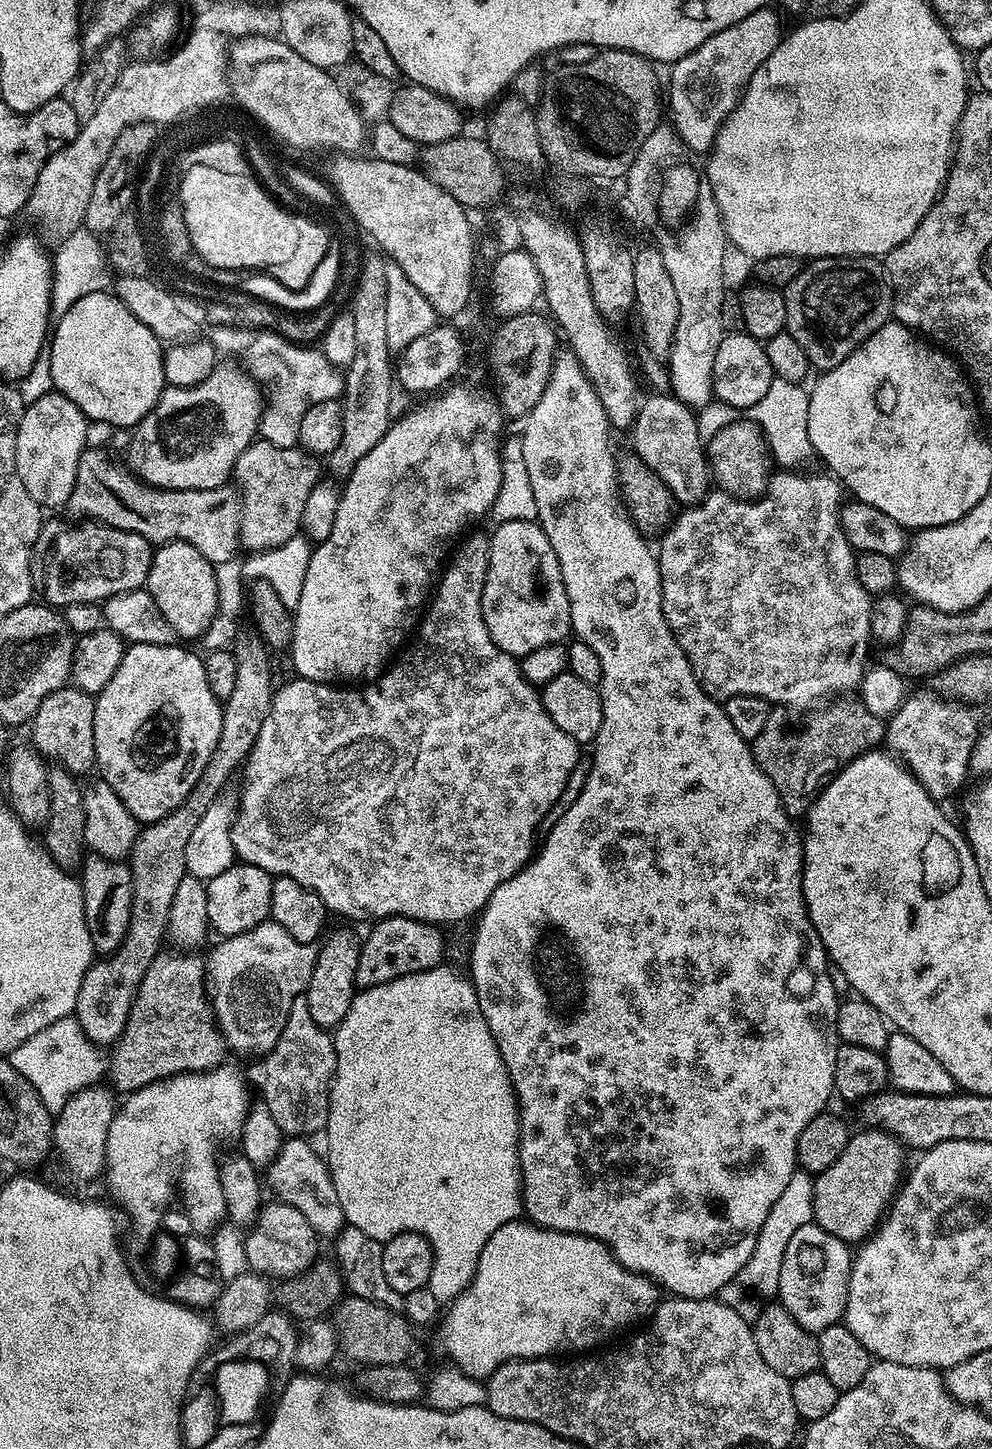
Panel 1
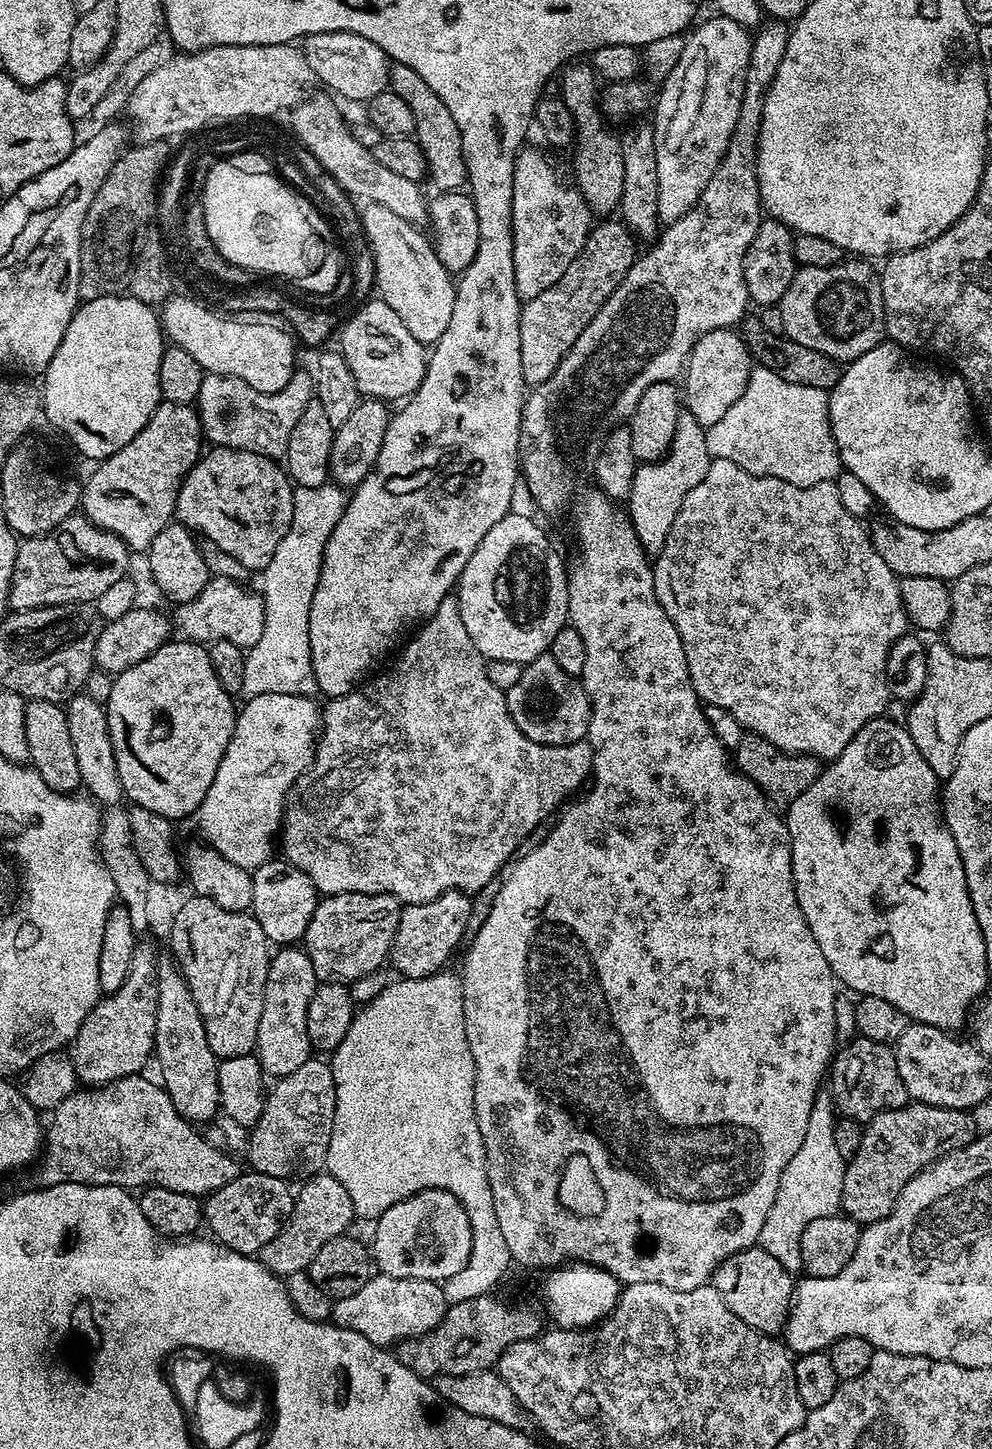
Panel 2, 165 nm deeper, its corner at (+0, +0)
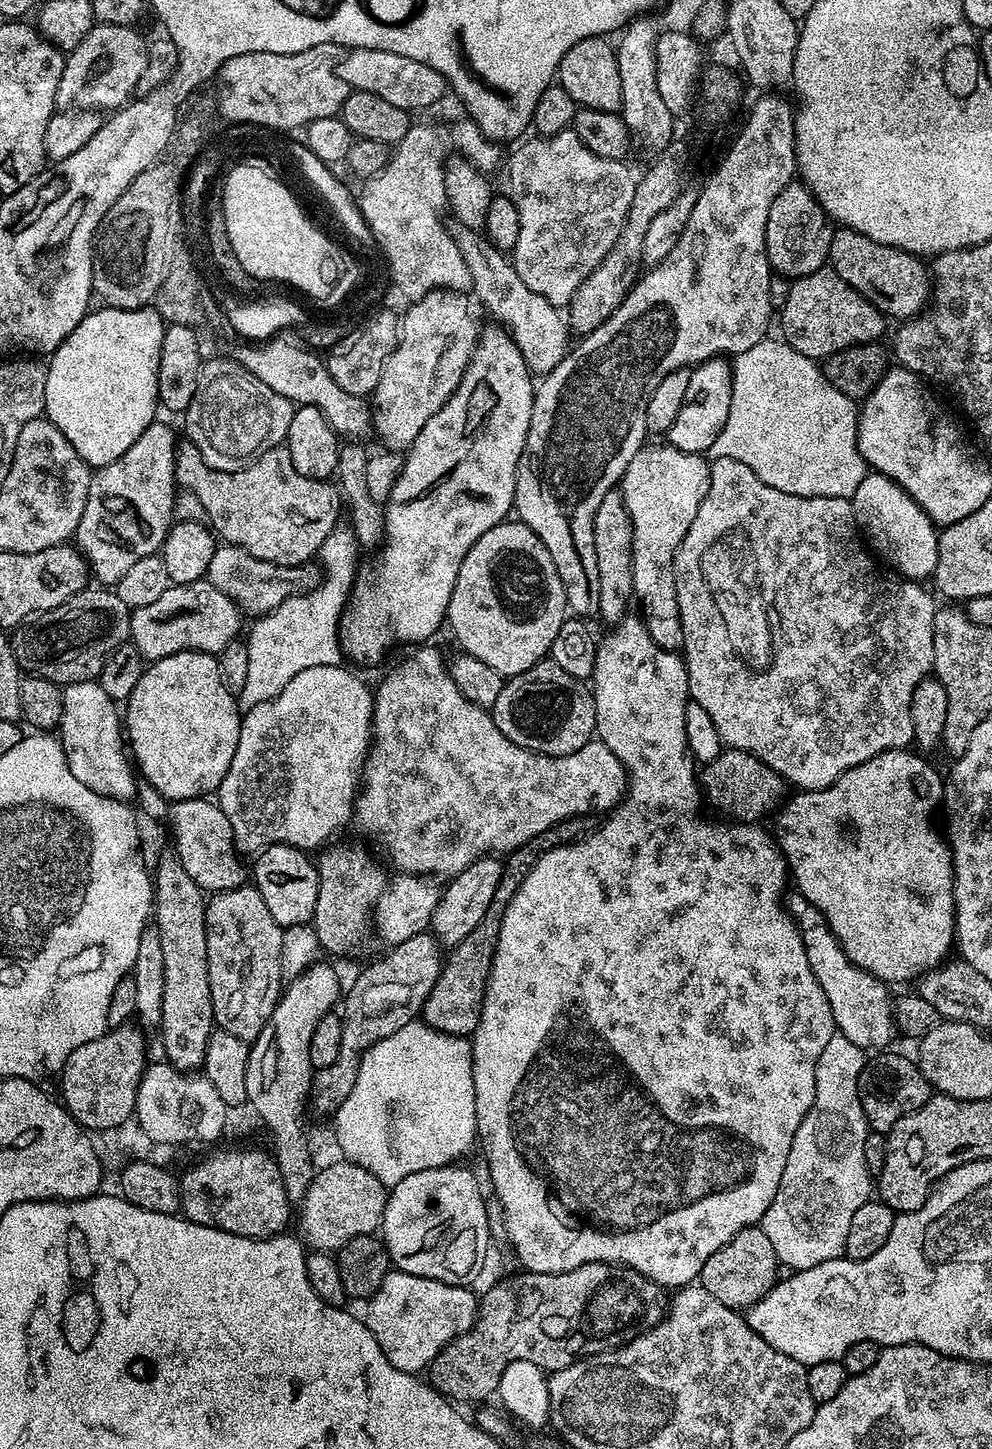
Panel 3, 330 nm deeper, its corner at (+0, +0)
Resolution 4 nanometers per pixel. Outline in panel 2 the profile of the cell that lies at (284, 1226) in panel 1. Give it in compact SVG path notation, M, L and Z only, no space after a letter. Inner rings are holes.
M245 1171L234 1182L226 1182L202 1204L202 1216L213 1237L231 1252L255 1257L272 1238L283 1230L292 1212L294 1199L289 1181L279 1180L270 1174Z

